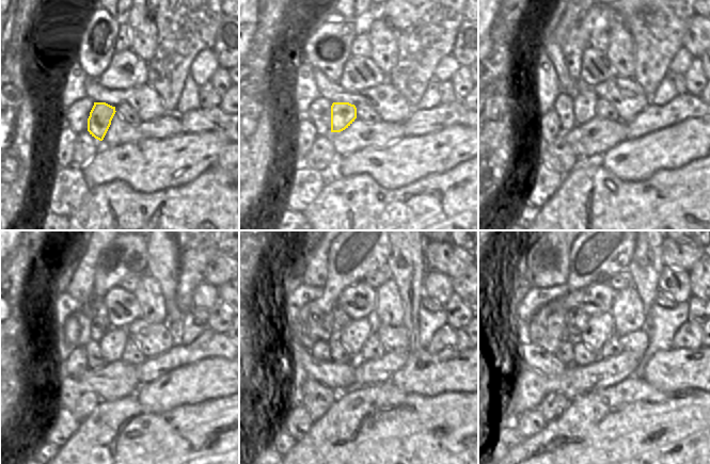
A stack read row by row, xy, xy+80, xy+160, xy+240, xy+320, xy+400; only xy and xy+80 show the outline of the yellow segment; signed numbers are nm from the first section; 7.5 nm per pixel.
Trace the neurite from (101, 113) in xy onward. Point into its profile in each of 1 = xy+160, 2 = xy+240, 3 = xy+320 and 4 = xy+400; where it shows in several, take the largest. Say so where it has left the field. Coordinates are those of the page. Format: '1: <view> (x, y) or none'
1: xy+160 (583, 106)
2: xy+240 (111, 341)
3: xy+320 (353, 336)
4: xy+400 (599, 328)

